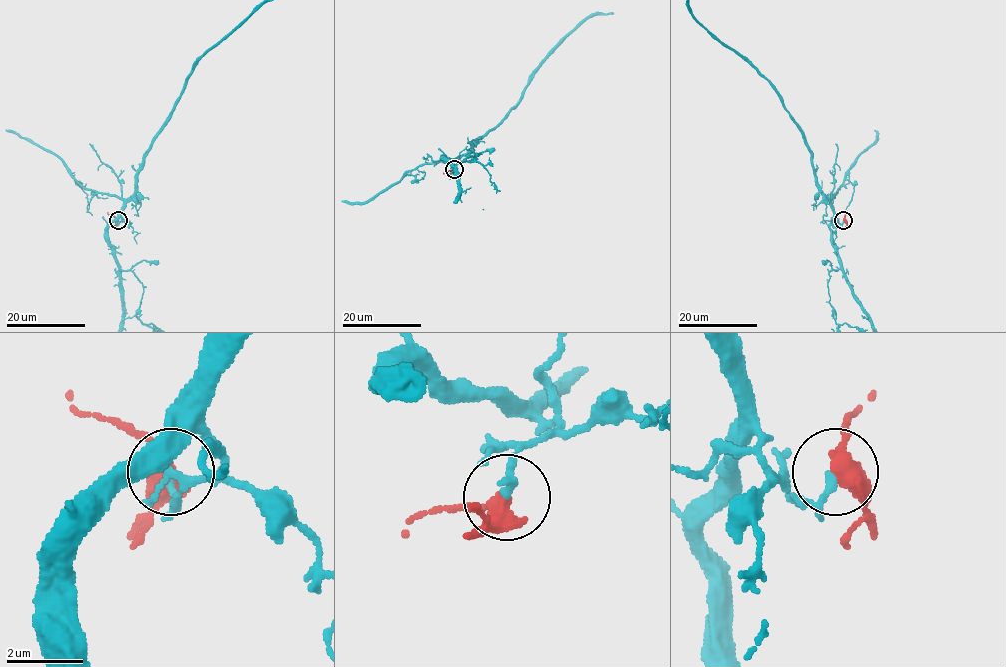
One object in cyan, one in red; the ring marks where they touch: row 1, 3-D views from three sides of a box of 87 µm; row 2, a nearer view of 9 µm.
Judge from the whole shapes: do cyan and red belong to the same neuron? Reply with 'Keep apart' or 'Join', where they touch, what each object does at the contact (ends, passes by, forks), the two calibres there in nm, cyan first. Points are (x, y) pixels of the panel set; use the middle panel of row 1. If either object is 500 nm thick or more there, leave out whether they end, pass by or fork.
Join. Place: (454, 169). At the ring cyan passes by. At the ring red passes by. Thickness 120 nm (cyan) against 440 nm

